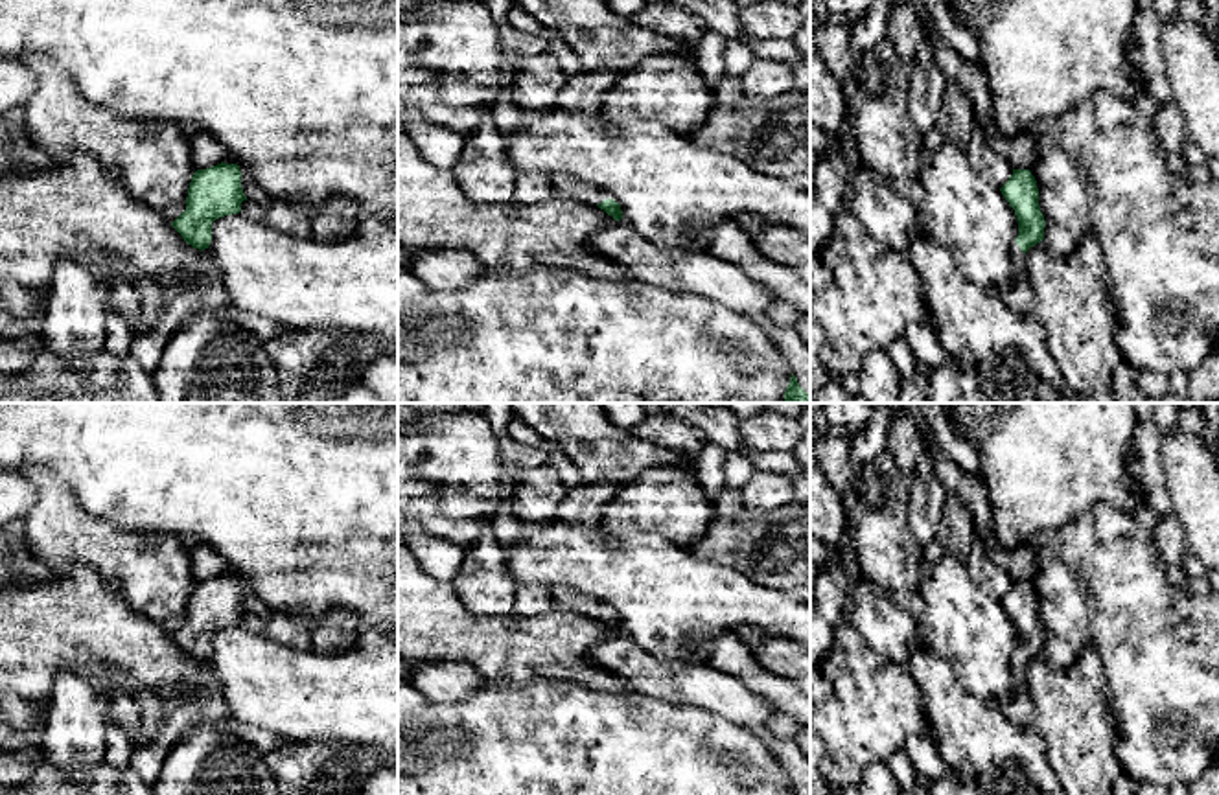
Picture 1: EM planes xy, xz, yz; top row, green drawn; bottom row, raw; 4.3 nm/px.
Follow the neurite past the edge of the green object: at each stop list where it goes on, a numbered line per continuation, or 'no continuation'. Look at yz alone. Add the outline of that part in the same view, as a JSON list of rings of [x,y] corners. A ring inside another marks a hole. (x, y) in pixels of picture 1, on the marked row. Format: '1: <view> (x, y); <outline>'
1: yz (1021, 275); [[[1013,241],[1013,247],[1011,247],[1011,256],[1013,256],[1013,263],[1015,263],[1015,278],[996,289],[989,289],[989,293],[993,294],[1005,294],[1009,289],[1013,289],[1015,285],[1022,283],[1022,282],[1027,282],[1027,272],[1026,272],[1026,267],[1024,267],[1024,252],[1020,250],[1020,247],[1016,245],[1016,241]]]

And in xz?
1: xz (564, 186); [[[549,173],[549,180],[554,197],[558,199],[580,201],[584,204],[593,204],[593,206],[600,204],[606,199],[613,199],[617,202],[617,199],[611,193],[598,190],[589,182],[584,182],[565,173]]]

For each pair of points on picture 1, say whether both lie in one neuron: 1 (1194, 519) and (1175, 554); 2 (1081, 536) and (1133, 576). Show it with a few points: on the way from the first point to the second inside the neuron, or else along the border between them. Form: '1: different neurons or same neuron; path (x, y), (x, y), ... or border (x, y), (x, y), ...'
1: different neurons; border (1172, 512), (1188, 549)
2: same neuron; path (1094, 547), (1103, 549), (1120, 565)

